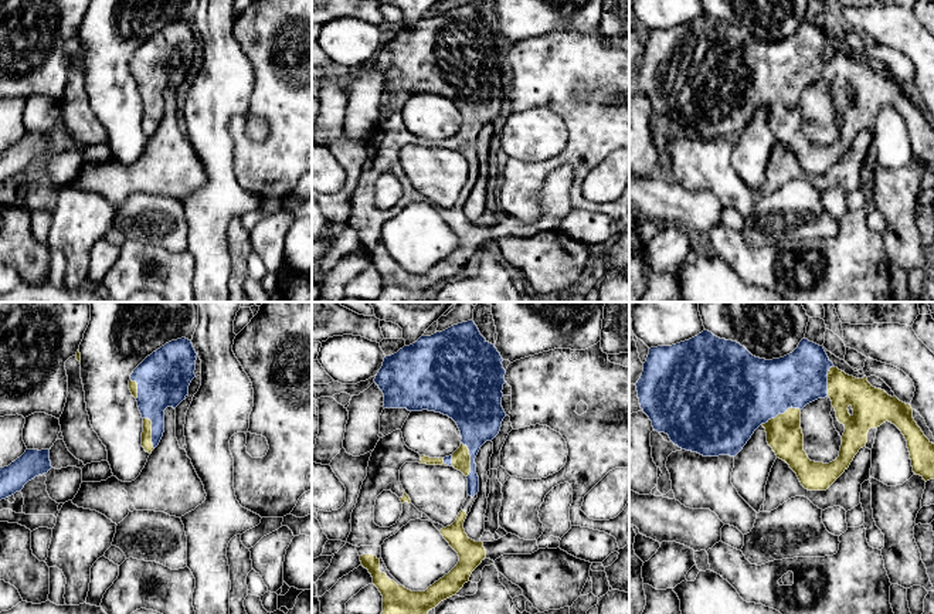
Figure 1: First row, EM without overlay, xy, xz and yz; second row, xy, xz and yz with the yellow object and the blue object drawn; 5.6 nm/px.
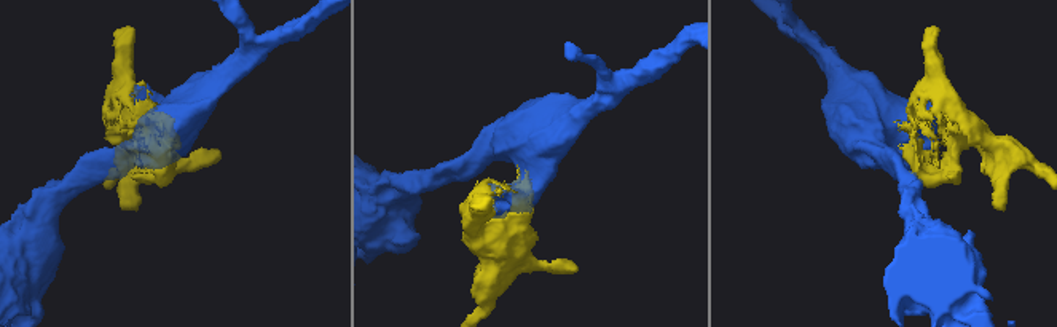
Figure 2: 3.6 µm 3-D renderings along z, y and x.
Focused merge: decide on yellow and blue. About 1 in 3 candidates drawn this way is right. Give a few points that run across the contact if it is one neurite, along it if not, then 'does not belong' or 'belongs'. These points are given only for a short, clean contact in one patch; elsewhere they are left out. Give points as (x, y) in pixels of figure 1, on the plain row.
belongs

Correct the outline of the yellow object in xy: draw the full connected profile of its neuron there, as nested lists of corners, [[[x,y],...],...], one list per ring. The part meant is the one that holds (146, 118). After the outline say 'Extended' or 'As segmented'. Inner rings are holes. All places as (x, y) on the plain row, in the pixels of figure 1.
[[[181,20],[153,34],[130,57],[129,72],[143,101],[142,129],[149,136],[163,119],[164,92],[176,91],[189,77],[196,38],[191,23]]]. Extended

